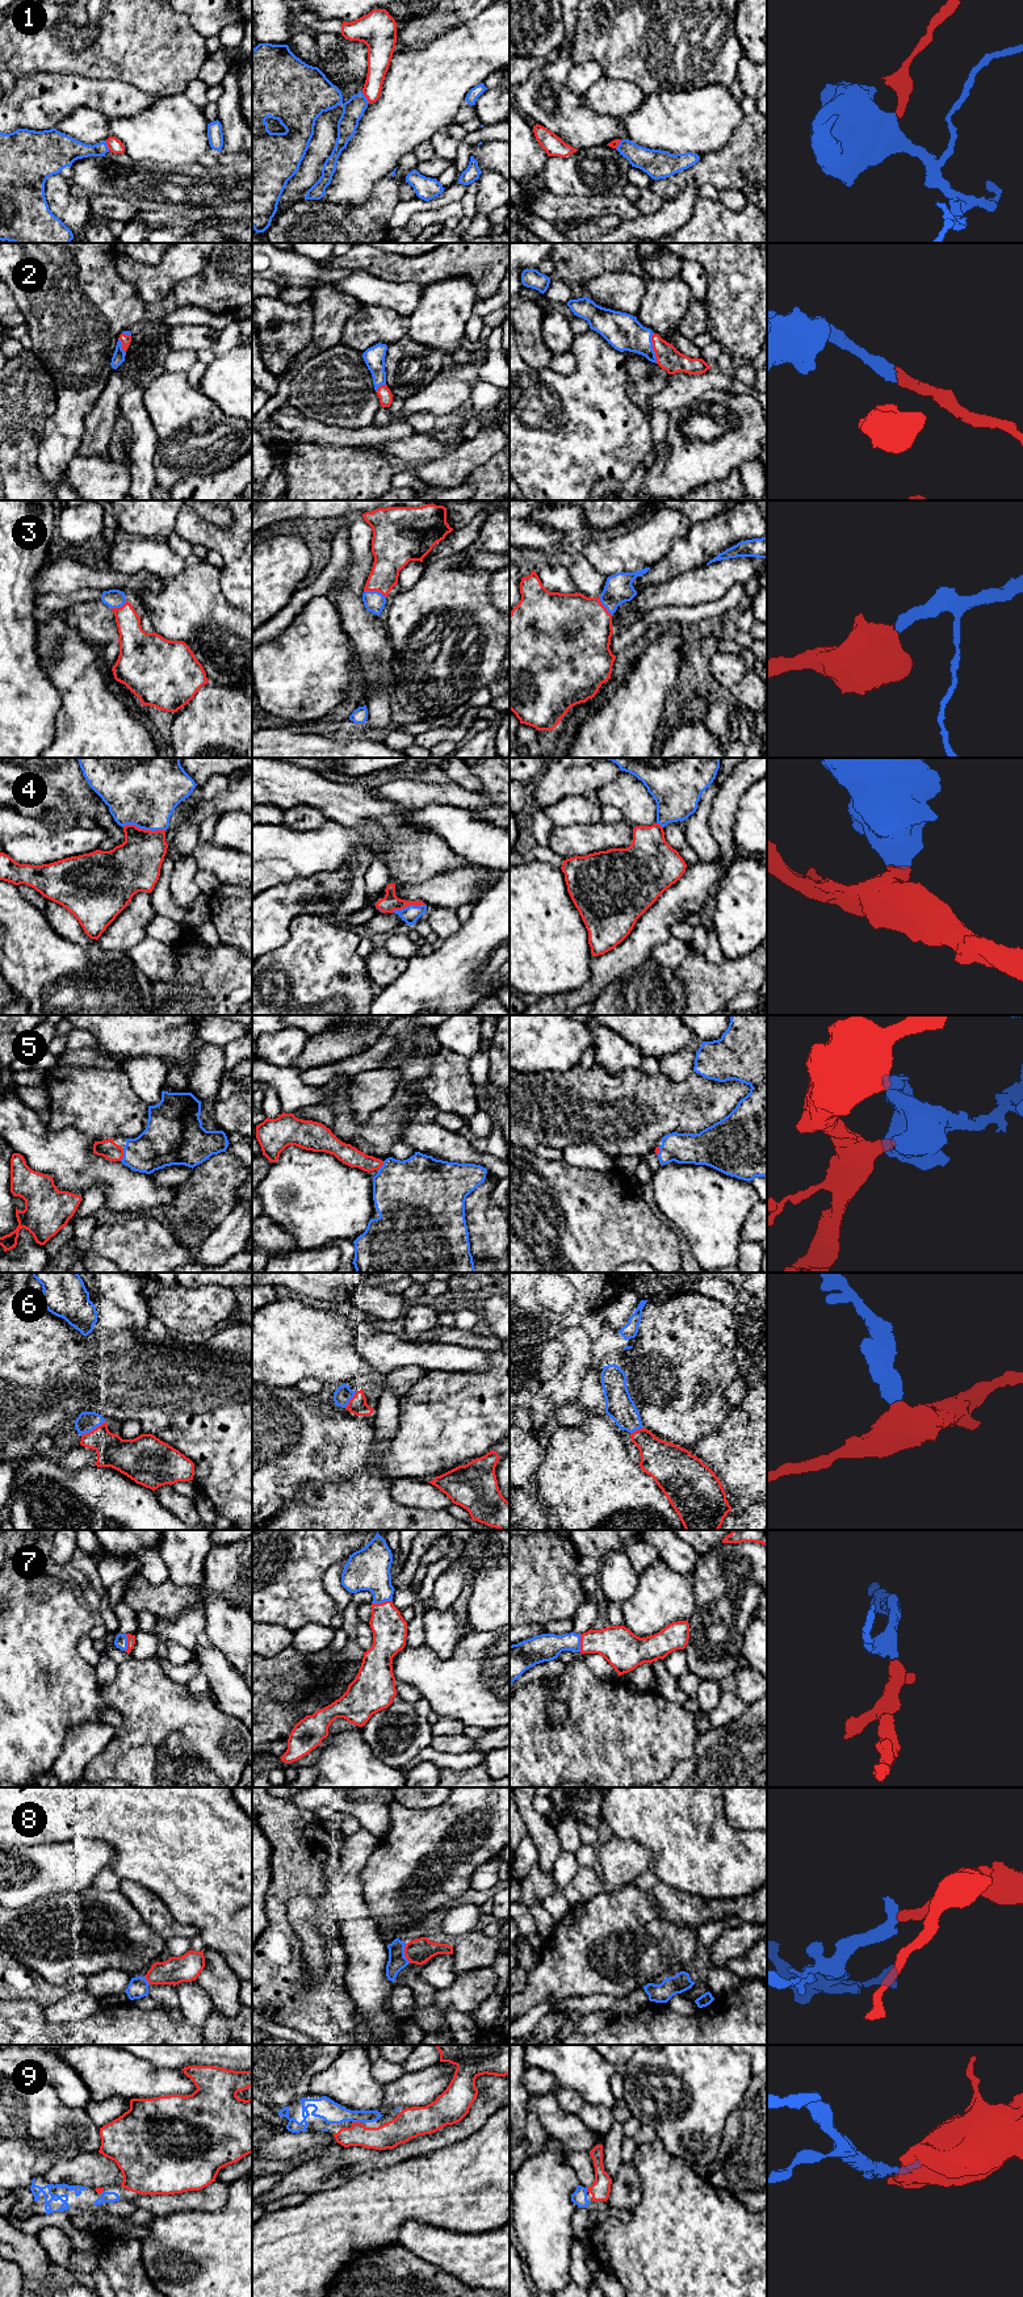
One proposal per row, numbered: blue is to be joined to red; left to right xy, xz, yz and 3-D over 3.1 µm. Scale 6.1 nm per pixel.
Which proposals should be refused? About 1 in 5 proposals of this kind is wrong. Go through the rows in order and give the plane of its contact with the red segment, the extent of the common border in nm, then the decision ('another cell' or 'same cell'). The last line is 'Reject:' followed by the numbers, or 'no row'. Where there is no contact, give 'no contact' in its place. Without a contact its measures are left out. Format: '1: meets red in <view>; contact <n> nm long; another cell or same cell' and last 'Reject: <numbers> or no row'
1: meets red in xz; contact 90 nm long; another cell
2: meets red in yz; contact 190 nm long; same cell
3: meets red in xz; contact 150 nm long; same cell
4: meets red in xy; contact 260 nm long; same cell
5: meets red in xy; contact 80 nm long; same cell
6: meets red in xy; contact 170 nm long; same cell
7: meets red in xz; contact 130 nm long; same cell
8: meets red in xz; contact 120 nm long; same cell
9: meets red in xz; contact 60 nm long; same cell
Reject: 1

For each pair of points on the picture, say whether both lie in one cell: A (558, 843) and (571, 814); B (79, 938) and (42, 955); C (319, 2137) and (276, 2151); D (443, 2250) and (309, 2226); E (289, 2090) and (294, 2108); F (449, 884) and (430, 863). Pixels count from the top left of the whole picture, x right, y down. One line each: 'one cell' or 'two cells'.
A: two cells
B: two cells
C: one cell
D: two cells
E: two cells
F: two cells

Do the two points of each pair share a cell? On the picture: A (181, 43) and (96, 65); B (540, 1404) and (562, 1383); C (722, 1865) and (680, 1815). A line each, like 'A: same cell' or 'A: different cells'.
A: same cell
B: same cell
C: same cell

